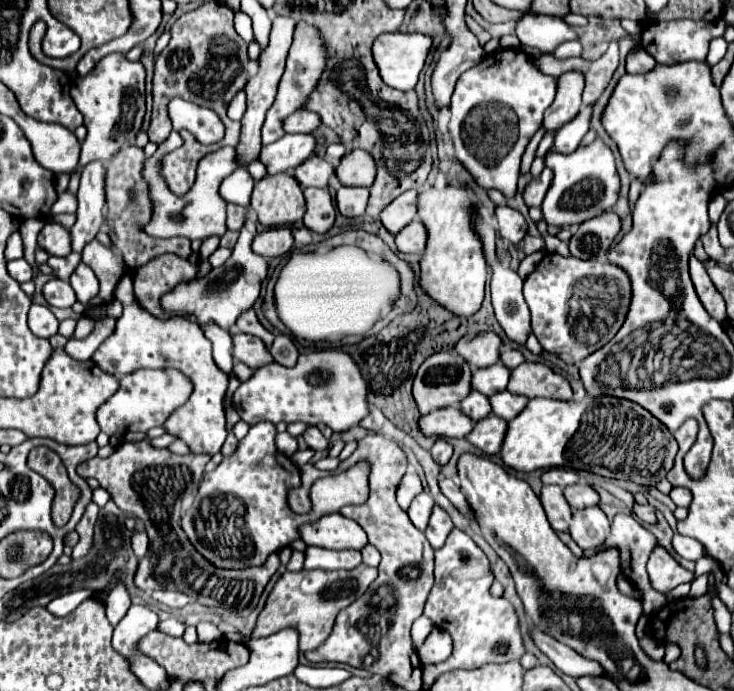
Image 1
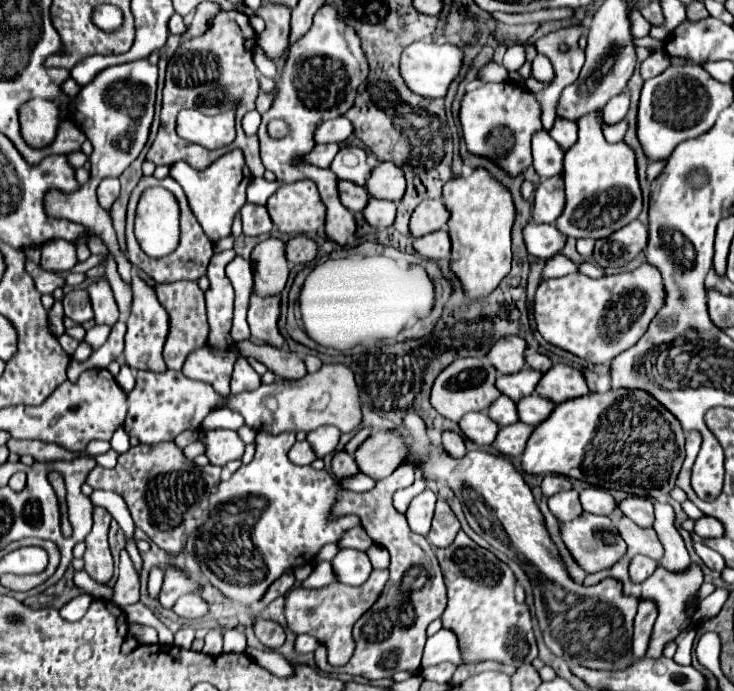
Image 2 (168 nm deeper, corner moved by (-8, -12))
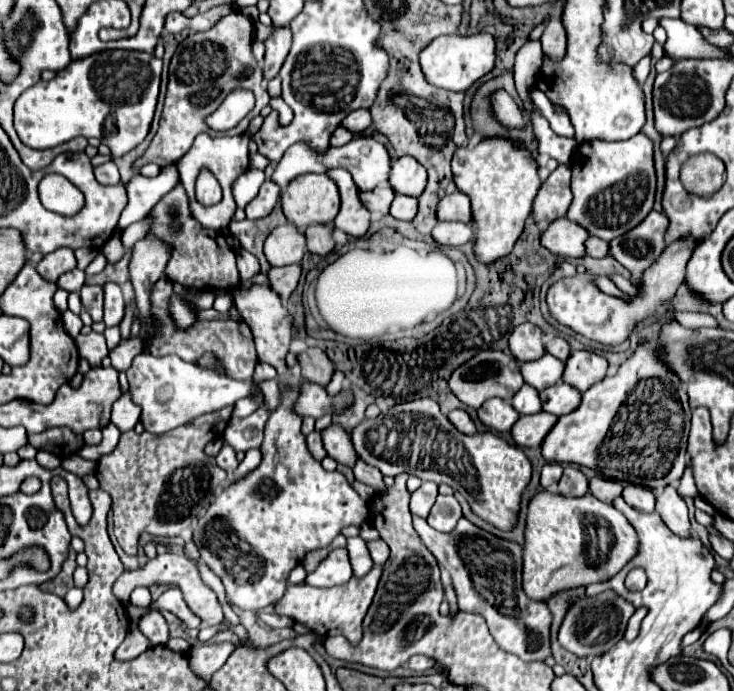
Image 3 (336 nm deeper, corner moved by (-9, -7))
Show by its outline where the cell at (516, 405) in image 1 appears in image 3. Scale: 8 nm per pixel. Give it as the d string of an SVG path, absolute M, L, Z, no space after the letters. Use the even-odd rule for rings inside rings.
M557 383L539 393L543 411L553 413L557 417L573 411L573 407L577 407L577 403L579 403L579 397L581 397L579 391L573 391L573 387L565 385L565 383Z

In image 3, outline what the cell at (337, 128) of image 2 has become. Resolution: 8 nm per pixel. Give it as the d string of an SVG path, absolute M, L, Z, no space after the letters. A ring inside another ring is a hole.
M357 109L357 111L349 113L341 123L341 127L345 127L347 131L353 131L353 133L359 133L359 131L367 129L369 125L371 125L371 115L367 109Z

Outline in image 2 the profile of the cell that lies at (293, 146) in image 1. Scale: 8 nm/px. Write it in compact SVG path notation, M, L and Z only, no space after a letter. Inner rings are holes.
M316 144L316 148L306 156L306 162L320 168L328 168L334 156L338 154L338 150L340 150L340 144Z

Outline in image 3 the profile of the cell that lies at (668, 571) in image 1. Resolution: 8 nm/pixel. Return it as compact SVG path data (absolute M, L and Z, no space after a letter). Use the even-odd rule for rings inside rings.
M665 487L657 493L657 513L661 515L663 523L677 535L687 539L691 535L689 531L689 517L687 517L687 505L675 491L675 487Z

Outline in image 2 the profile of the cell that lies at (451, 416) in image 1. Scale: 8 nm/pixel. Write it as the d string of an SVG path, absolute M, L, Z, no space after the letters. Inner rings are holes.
M470 412L460 420L462 434L474 440L478 446L490 446L496 438L500 426L486 416L486 412Z

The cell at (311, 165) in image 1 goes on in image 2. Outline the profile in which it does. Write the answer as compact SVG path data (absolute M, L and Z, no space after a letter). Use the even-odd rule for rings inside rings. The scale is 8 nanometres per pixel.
M340 180L338 182L338 190L340 190L340 200L346 204L346 208L350 208L352 212L362 212L370 200L370 194L366 188Z

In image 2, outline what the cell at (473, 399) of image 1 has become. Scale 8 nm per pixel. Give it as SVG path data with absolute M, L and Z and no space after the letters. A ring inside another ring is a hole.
M500 396L488 410L488 416L496 420L500 426L508 426L518 422L518 412L516 412L516 402L508 396Z

